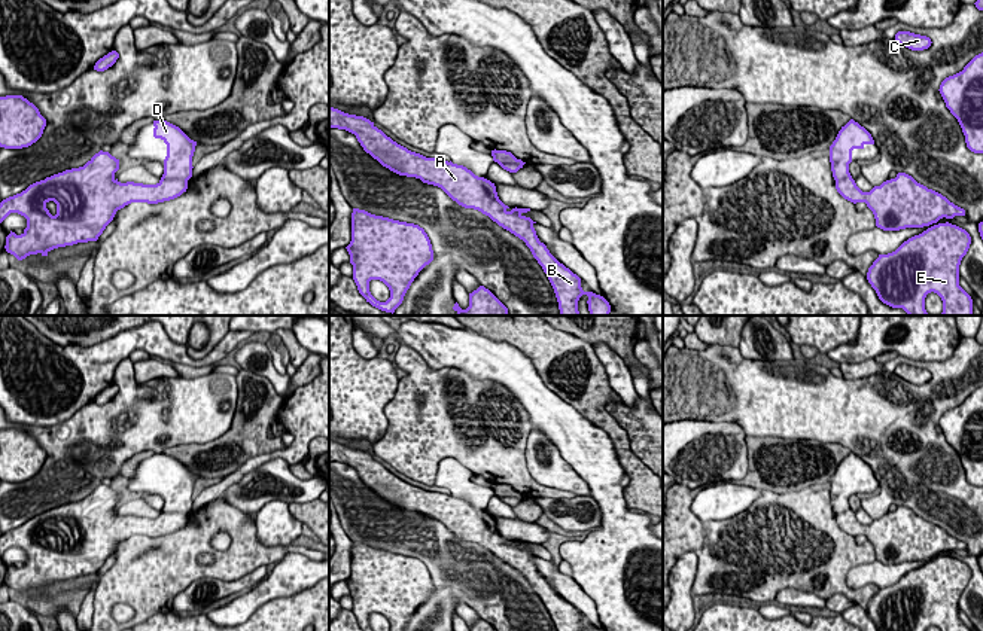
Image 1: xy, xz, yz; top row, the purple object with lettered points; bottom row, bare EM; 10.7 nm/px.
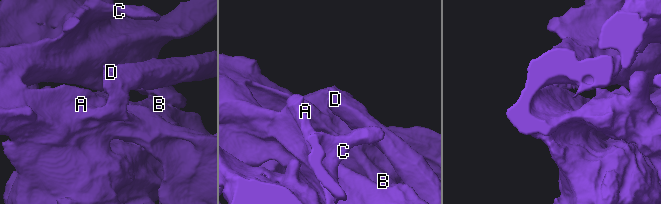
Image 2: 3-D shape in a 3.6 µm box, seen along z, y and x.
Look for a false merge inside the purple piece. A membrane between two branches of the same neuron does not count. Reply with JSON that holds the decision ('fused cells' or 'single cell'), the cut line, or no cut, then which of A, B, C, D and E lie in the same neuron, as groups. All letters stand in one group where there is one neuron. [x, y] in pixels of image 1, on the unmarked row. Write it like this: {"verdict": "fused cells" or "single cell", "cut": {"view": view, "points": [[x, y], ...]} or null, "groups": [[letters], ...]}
{"verdict": "fused cells", "cut": {"view": "xz", "points": [[499, 496], [514, 491], [523, 497]]}, "groups": [["A", "B", "C", "E"], ["D"]]}

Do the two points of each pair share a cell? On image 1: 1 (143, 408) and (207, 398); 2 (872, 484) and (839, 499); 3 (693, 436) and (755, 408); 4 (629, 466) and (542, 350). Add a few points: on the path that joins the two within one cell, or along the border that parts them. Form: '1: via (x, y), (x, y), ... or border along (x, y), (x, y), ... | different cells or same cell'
1: via (160, 408), (167, 405), (191, 405) | same cell
2: via (864, 484), (854, 484), (846, 491) | same cell
3: border along (708, 420), (735, 421), (746, 435) | different cells
4: via (615, 433), (583, 401), (568, 399), (548, 383) | same cell

